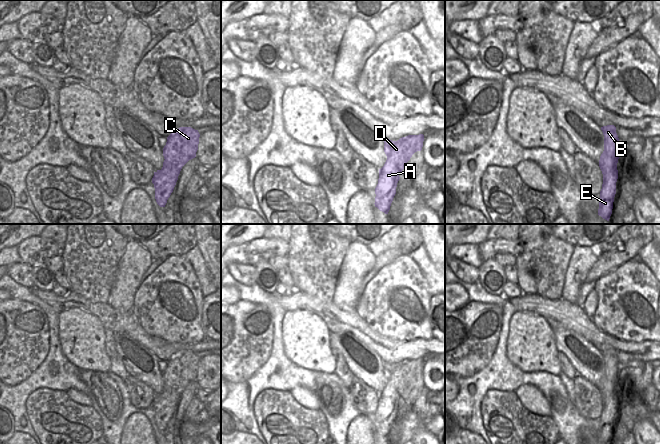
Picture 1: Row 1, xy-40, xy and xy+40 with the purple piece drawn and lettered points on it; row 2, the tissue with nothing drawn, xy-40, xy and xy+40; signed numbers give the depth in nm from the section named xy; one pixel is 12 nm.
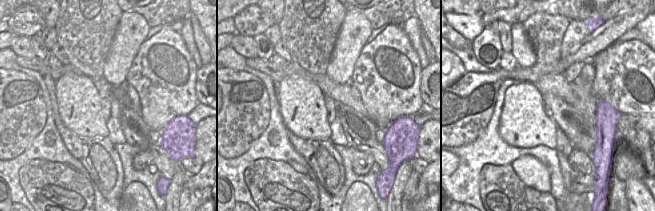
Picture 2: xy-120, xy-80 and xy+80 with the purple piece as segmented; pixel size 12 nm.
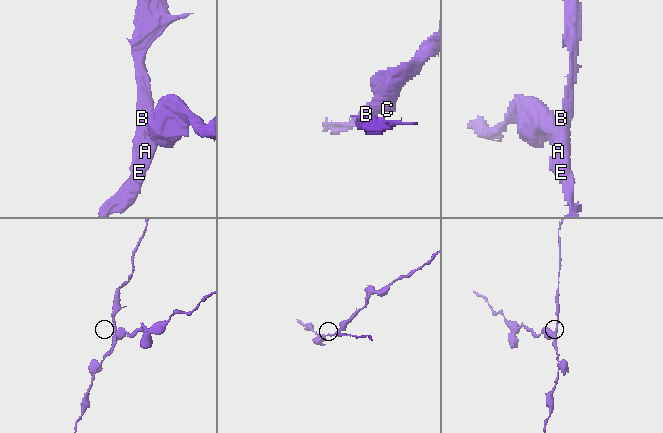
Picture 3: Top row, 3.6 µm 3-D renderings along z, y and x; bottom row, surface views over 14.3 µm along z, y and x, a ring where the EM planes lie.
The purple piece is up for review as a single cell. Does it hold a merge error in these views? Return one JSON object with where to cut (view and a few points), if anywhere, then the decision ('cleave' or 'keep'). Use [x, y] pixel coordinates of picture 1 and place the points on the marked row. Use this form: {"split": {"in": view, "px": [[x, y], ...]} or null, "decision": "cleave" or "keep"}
{"split": {"in": "xy", "px": [[385, 143], [389, 147], [388, 157], [398, 175]]}, "decision": "cleave"}

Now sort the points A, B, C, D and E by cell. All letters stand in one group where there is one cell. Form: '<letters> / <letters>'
A B E / C D

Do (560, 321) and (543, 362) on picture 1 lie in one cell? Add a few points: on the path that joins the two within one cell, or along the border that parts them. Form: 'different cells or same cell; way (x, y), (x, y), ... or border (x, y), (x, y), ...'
different cells; border (535, 312), (552, 329)

